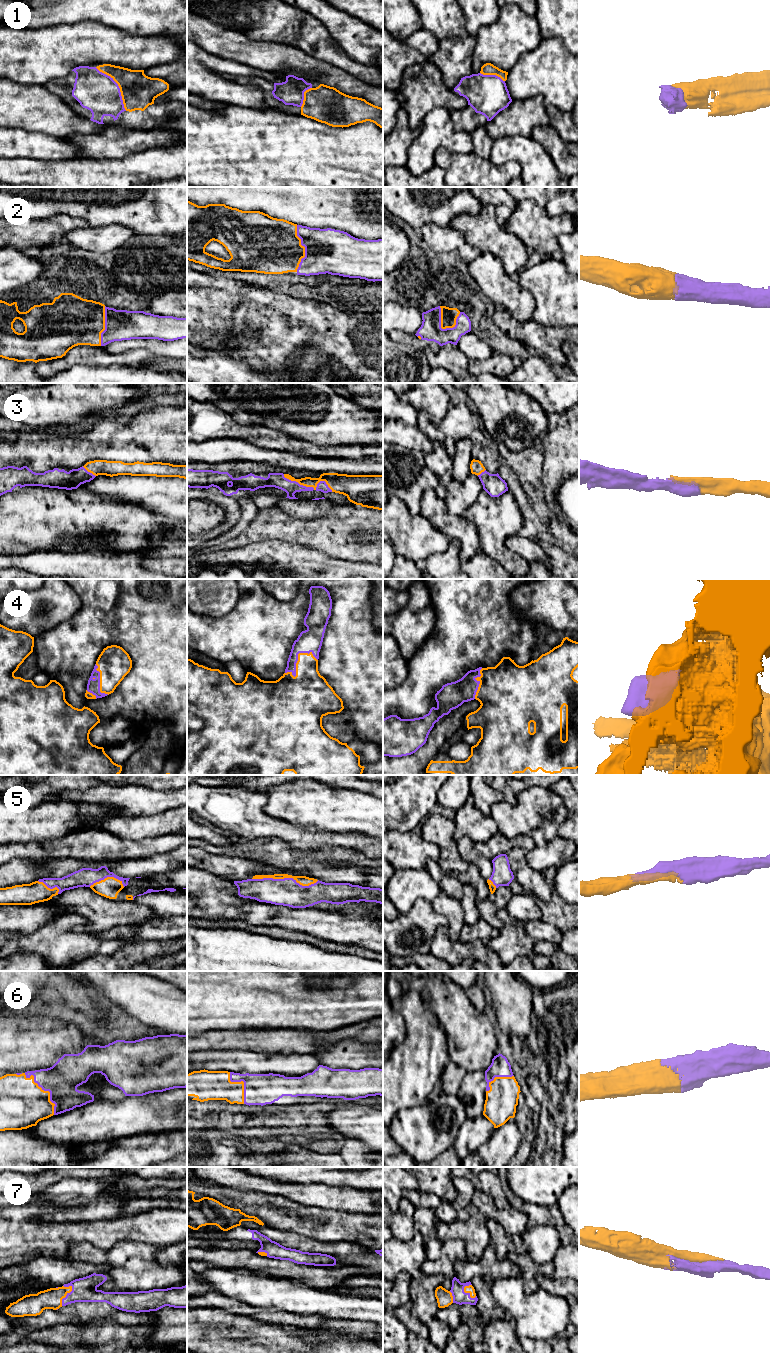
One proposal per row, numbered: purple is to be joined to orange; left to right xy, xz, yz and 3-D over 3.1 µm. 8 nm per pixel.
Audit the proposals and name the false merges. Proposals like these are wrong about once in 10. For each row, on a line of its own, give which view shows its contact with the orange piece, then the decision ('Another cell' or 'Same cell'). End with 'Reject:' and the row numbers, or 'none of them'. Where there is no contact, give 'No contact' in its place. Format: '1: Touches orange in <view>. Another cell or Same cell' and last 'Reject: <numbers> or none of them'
1: Touches orange in xy. Same cell
2: Touches orange in yz. Same cell
3: Touches orange in xz. Same cell
4: Touches orange in xz. Same cell
5: Touches orange in xz. Same cell
6: Touches orange in xy. Same cell
7: Touches orange in xy. Same cell
Reject: none of them

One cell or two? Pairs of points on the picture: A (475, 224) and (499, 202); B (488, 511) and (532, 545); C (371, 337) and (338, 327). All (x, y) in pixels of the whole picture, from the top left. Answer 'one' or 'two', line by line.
A: two
B: two
C: one

